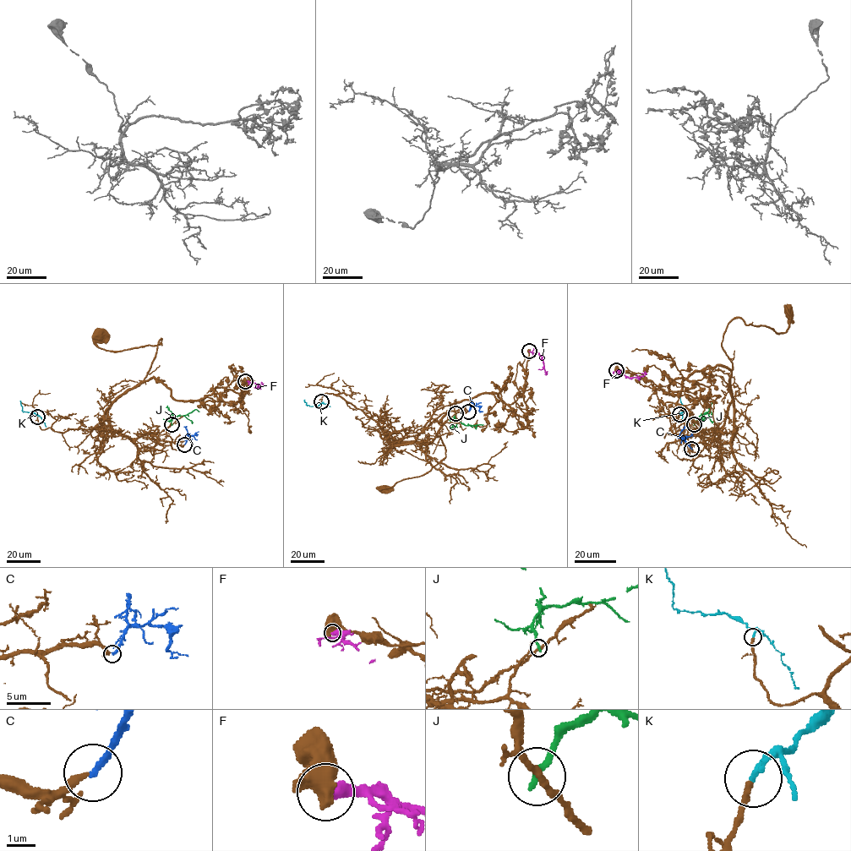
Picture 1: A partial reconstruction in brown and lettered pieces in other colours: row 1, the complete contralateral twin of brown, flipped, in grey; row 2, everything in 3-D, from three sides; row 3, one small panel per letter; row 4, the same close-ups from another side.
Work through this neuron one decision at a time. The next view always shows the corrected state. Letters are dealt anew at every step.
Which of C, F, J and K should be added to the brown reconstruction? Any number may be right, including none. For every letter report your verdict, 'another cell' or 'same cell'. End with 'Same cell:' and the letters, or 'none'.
C: another cell
F: another cell
J: another cell
K: same cell
Same cell: K

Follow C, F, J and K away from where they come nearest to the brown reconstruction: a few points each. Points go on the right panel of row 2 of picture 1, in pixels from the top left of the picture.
C: (691, 449), (679, 437), (686, 427)
F: (616, 370), (629, 378), (640, 378), (645, 373), (641, 373)
J: (694, 423), (700, 415), (709, 413), (708, 408)
K: (679, 414), (685, 408), (677, 395)

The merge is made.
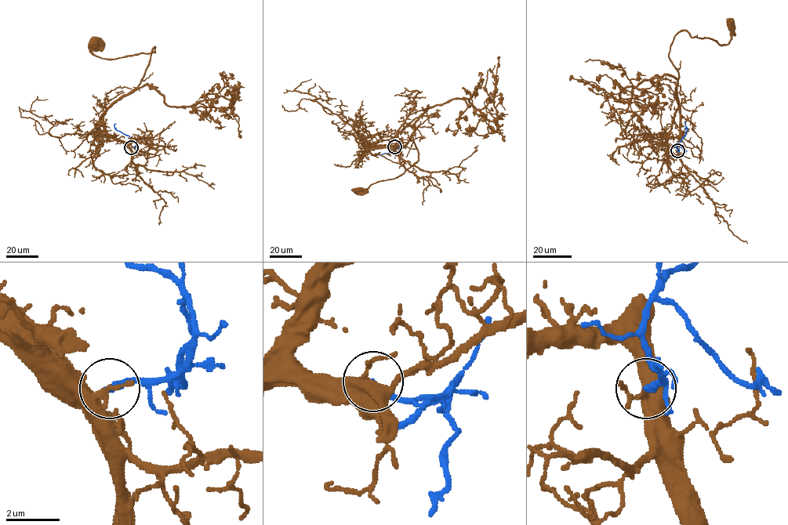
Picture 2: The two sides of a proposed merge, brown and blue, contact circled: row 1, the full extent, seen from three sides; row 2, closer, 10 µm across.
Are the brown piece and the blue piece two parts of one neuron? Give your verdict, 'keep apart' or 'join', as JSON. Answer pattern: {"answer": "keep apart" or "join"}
{"answer": "join"}

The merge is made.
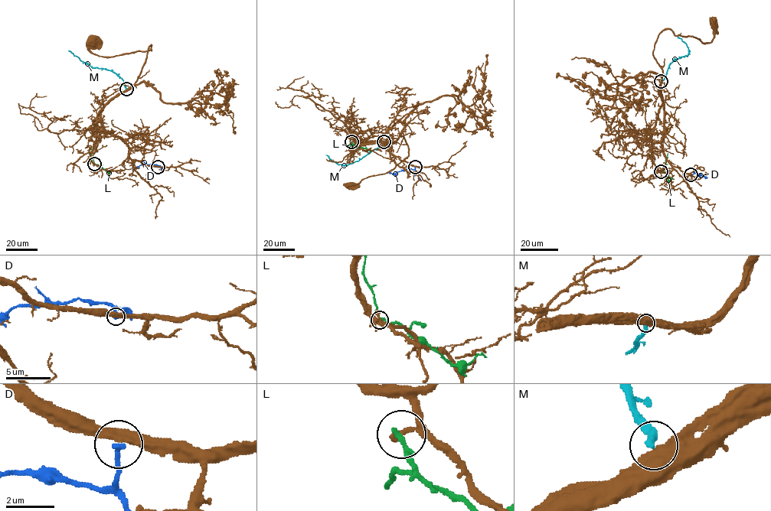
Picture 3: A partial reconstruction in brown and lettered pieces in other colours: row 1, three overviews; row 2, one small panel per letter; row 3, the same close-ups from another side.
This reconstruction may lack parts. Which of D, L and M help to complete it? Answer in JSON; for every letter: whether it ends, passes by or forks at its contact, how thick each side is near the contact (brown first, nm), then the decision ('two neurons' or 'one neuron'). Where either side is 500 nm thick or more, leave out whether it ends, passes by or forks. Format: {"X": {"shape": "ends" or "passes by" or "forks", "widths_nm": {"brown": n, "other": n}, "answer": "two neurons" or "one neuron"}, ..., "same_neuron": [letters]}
{"D": {"shape": "ends", "widths_nm": {"brown": 400, "other": 220}, "answer": "two neurons"}, "L": {"shape": "ends", "widths_nm": {"brown": 170, "other": 220}, "answer": "two neurons"}, "M": {"widths_nm": {"brown": 750, "other": 320}, "answer": "two neurons"}, "same_neuron": []}

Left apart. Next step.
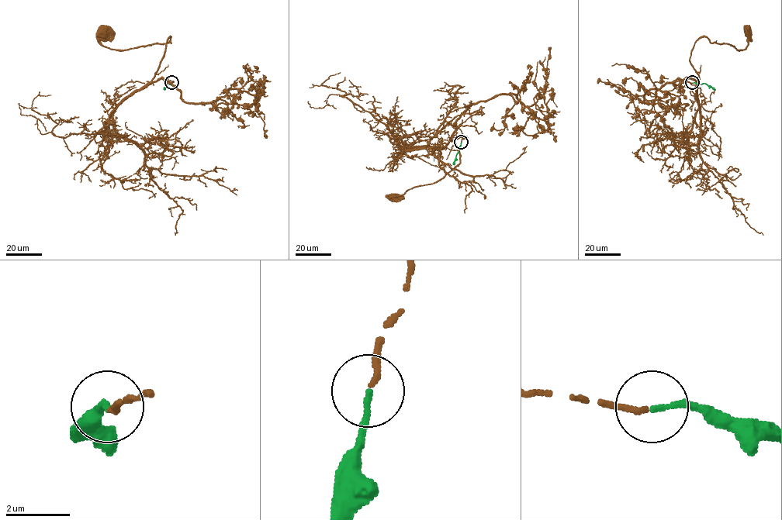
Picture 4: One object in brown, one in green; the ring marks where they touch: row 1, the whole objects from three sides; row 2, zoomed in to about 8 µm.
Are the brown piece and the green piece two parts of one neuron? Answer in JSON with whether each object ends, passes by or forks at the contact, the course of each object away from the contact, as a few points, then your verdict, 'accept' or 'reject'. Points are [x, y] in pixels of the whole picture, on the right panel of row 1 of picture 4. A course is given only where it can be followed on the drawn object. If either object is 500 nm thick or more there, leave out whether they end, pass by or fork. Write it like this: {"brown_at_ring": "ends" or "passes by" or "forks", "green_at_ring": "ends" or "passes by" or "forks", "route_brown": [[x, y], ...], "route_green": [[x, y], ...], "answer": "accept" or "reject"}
{"brown_at_ring": "ends", "green_at_ring": "ends", "route_brown": [[692, 82], [676, 80], [699, 81], [690, 56], [694, 43], [706, 37], [711, 43], [744, 49], [746, 32]], "route_green": [[693, 82], [705, 84], [714, 90]], "answer": "accept"}

